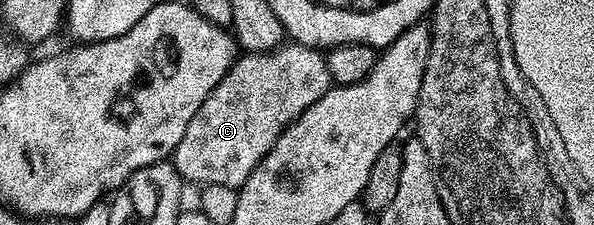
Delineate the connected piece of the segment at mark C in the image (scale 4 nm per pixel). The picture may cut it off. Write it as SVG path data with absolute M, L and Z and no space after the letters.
M282 43L272 53L245 53L238 56L233 65L219 79L215 91L203 99L203 107L195 111L191 123L187 123L187 131L183 139L179 139L179 147L175 147L172 163L179 171L182 182L194 181L197 187L218 185L240 189L242 183L255 171L267 151L279 135L288 127L295 118L311 103L315 103L331 87L325 53L319 49L312 49L309 45L296 43Z

